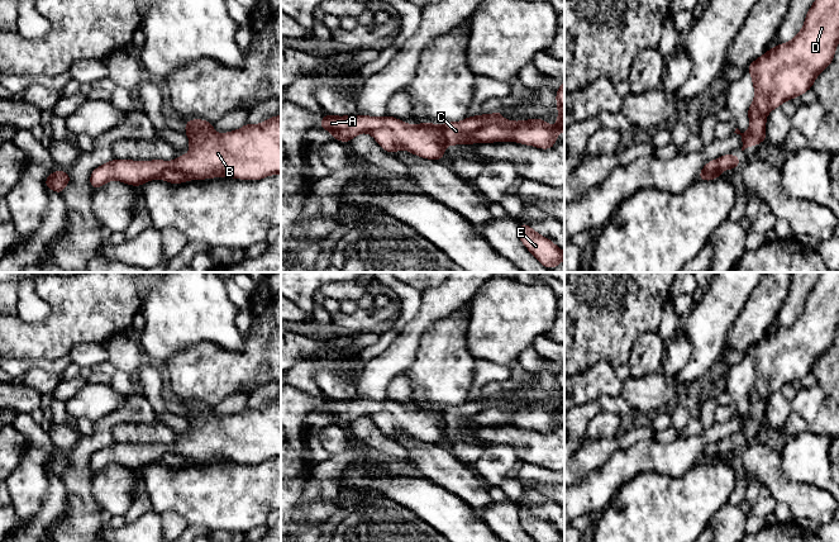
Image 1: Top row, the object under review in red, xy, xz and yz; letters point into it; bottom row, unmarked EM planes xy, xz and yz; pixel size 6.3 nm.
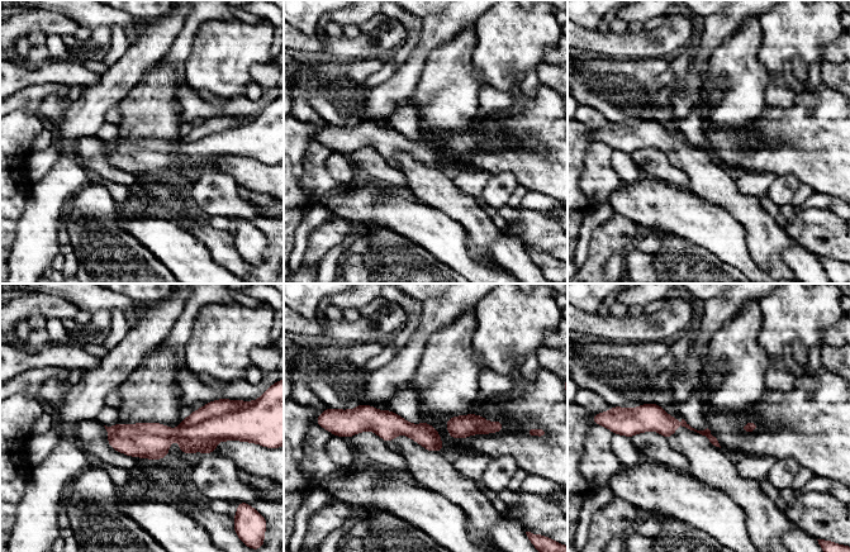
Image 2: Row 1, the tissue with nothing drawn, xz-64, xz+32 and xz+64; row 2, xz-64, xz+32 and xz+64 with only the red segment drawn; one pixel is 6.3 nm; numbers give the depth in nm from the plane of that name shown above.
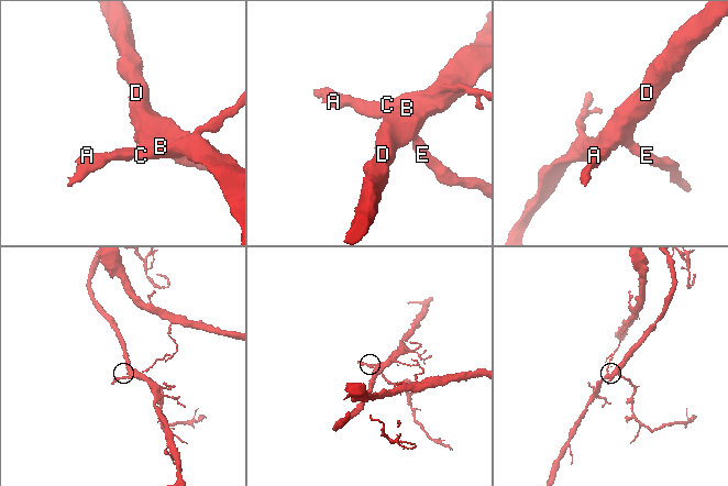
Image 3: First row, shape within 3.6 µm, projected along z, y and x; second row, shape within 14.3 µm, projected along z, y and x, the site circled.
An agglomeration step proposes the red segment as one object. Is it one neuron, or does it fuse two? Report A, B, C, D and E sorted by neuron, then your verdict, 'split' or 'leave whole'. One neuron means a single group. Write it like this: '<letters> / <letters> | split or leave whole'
A B D E / C | split

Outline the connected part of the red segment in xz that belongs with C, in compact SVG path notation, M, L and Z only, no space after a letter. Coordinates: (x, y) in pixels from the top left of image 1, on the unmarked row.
M502 393L492 396L491 399L476 399L473 401L466 401L458 406L445 406L442 410L447 428L467 428L467 420L483 410L486 410L494 401L501 401Z

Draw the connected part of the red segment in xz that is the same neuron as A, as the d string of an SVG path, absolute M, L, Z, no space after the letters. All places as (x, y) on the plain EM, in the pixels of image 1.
M325 396L318 412L328 413L334 423L344 427L358 417L367 415L390 437L405 432L420 441L438 444L444 441L447 428L440 409L420 406L413 410L390 399L383 401L368 399L333 400Z

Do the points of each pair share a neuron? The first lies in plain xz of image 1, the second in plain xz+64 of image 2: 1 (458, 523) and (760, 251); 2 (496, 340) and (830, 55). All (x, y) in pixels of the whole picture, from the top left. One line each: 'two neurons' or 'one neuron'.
1: two neurons
2: two neurons

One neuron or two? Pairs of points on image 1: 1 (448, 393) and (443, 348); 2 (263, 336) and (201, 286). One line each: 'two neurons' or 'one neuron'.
1: one neuron
2: two neurons

